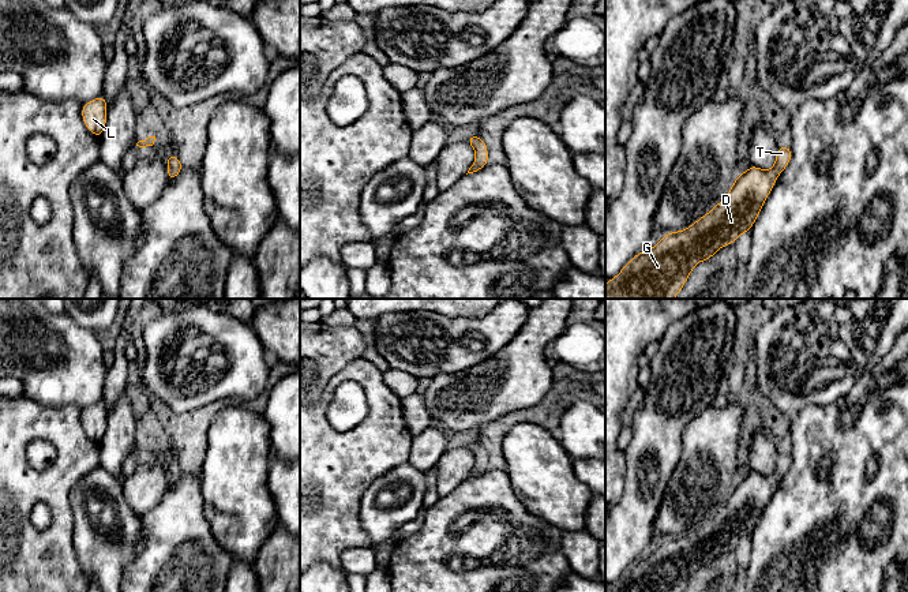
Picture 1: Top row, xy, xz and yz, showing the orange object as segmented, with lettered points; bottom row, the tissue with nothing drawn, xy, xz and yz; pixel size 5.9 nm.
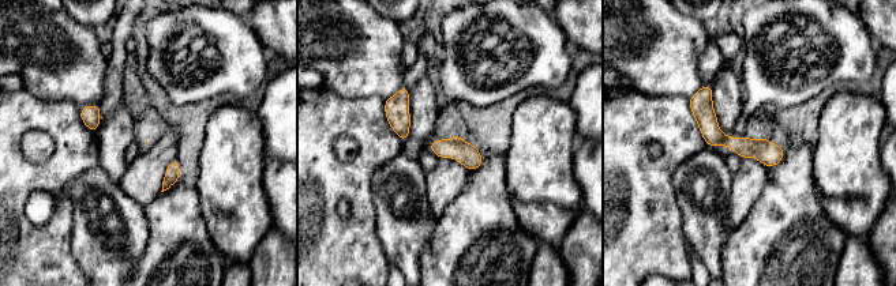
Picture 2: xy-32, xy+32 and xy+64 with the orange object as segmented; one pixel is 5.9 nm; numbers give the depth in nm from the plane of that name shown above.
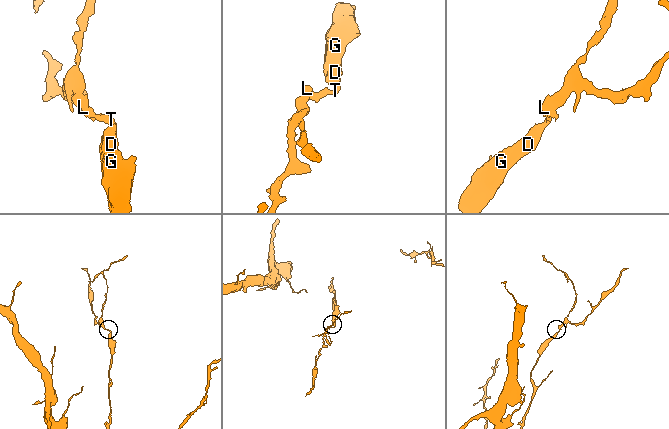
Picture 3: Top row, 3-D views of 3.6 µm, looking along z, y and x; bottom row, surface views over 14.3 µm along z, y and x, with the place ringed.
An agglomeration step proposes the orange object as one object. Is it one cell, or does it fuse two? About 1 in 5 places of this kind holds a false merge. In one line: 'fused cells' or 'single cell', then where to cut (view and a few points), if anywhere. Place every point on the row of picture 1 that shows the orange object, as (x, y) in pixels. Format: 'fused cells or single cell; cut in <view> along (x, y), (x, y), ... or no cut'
single cell; no cut

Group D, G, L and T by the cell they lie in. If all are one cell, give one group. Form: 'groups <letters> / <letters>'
groups D G L T

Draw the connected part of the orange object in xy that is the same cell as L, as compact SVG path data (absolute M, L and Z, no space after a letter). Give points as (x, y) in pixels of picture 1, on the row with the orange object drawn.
M104 95L82 105L82 120L86 128L100 138L106 125L108 104Z

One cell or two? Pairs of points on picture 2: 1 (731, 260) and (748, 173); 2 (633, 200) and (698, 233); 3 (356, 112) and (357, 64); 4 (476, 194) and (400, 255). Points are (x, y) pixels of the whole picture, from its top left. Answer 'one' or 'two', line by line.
1: two
2: two
3: two
4: two

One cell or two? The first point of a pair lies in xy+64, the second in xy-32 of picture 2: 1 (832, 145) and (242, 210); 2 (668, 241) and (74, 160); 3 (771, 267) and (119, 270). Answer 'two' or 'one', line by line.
1: one
2: one
3: two

